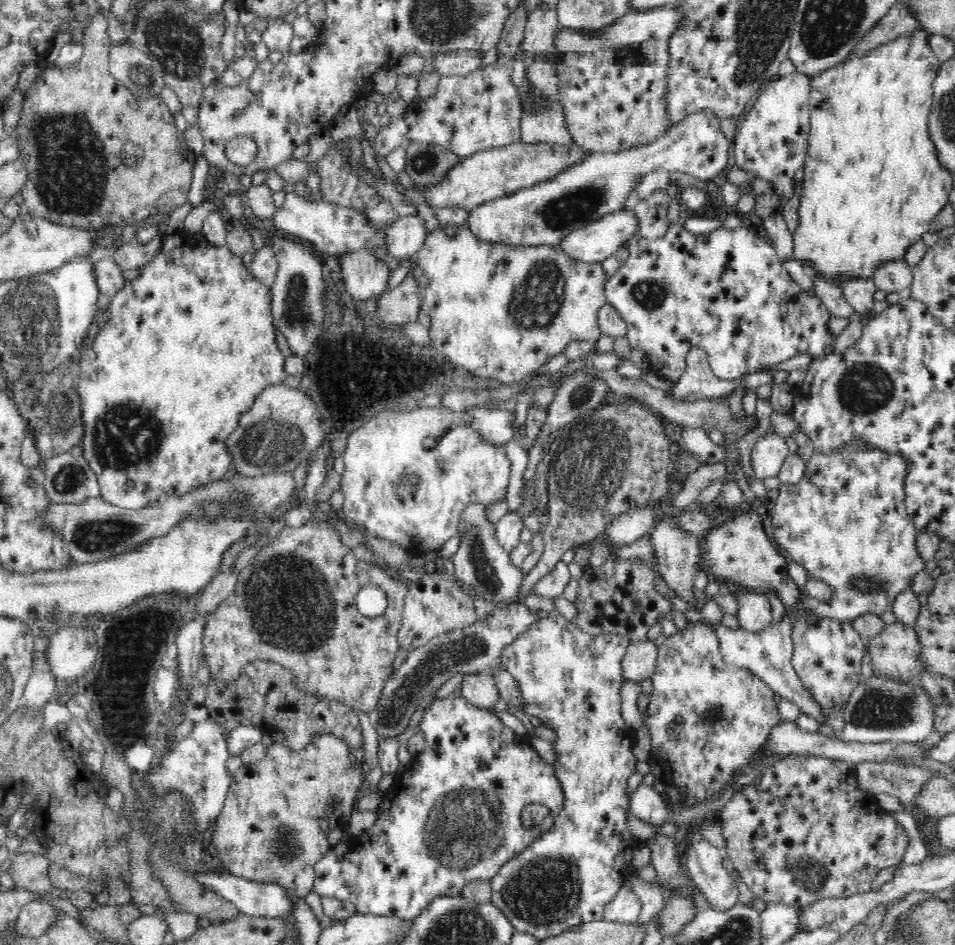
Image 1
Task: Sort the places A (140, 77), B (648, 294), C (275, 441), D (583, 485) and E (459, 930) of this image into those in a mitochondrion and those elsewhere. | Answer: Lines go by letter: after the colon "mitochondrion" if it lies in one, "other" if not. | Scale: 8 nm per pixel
A: mitochondrion
B: mitochondrion
C: mitochondrion
D: mitochondrion
E: mitochondrion

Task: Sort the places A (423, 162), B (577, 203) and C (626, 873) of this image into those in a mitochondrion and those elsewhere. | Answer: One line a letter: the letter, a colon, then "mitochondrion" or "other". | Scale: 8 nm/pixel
A: mitochondrion
B: mitochondrion
C: other

